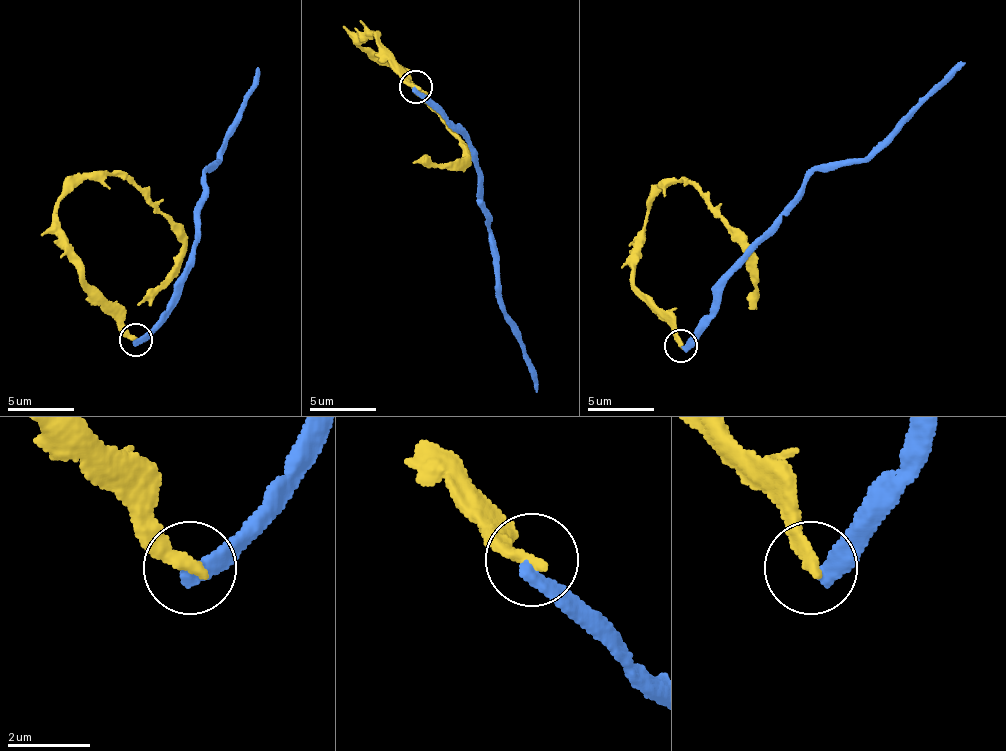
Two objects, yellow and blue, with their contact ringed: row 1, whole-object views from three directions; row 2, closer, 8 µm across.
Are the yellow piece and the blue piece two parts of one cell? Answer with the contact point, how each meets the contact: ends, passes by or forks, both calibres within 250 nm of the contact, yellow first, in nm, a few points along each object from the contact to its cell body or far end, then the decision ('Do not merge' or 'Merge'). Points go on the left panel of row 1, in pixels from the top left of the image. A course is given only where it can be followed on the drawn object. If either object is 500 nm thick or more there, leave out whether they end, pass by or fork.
Place: (135, 340). At the ring yellow ends. At the ring blue ends. Thickness 340 nm (yellow) against 400 nm. Course of yellow: (135, 341), (78, 272), (59, 226), (56, 206), (85, 180), (119, 174), (179, 239), (180, 262), (138, 306). Course of blue: (135, 341), (169, 308), (172, 285), (189, 259), (202, 175), (215, 166), (218, 153), (243, 111), (259, 69). Do not merge

